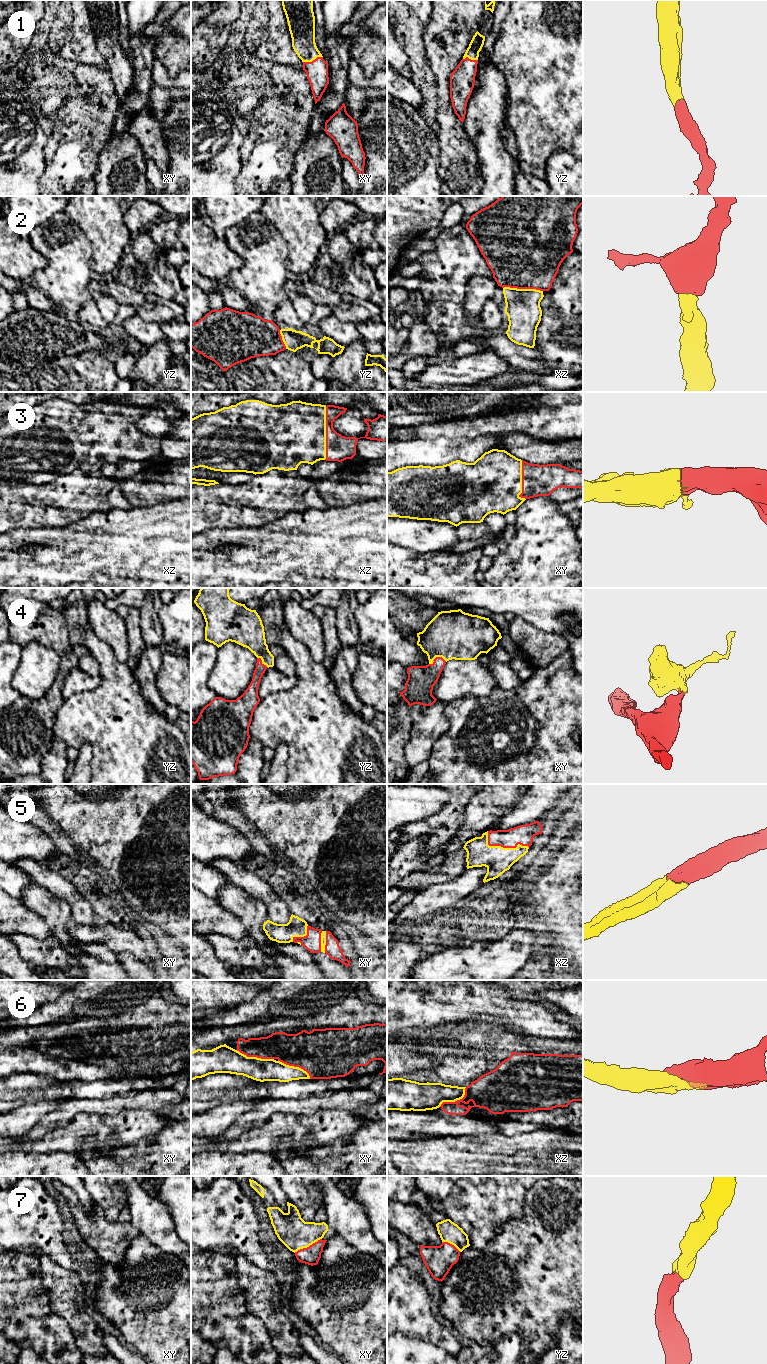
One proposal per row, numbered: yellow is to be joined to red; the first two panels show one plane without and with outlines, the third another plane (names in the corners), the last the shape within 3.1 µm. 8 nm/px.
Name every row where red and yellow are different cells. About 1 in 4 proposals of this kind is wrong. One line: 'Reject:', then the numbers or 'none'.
Reject: 6

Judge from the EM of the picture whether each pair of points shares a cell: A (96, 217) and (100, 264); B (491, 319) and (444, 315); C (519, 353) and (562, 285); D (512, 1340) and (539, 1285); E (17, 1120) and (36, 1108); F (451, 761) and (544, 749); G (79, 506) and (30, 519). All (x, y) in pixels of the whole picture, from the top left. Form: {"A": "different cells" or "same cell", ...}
{"A": "same cell", "B": "different cells", "C": "different cells", "D": "different cells", "E": "same cell", "F": "same cell", "G": "same cell"}

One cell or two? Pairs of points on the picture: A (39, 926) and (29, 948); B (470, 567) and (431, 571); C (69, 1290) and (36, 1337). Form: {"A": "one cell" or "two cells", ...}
{"A": "two cells", "B": "one cell", "C": "two cells"}

